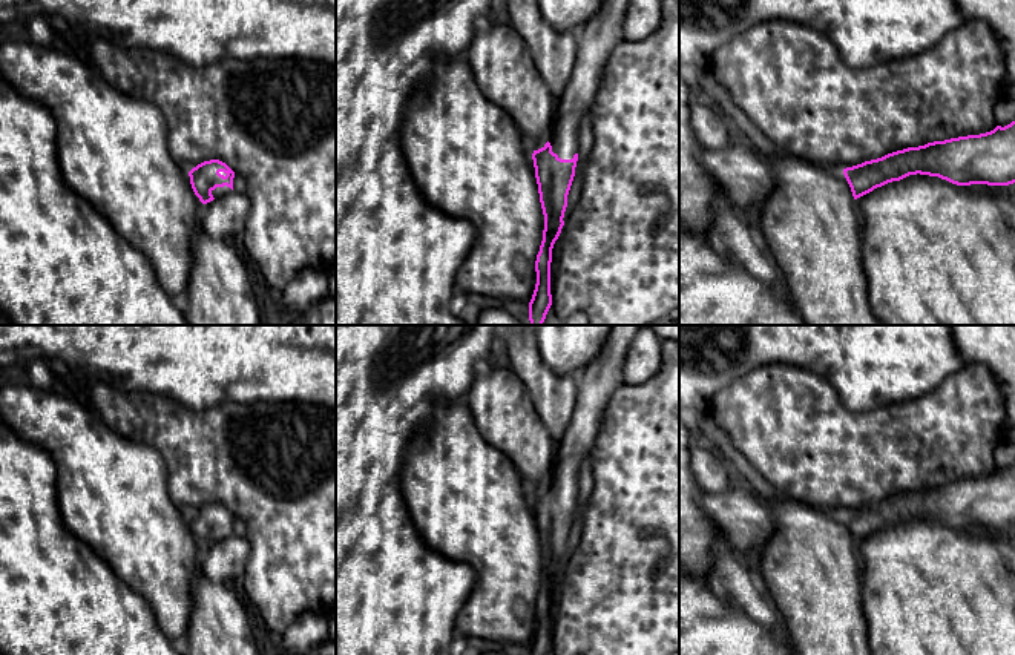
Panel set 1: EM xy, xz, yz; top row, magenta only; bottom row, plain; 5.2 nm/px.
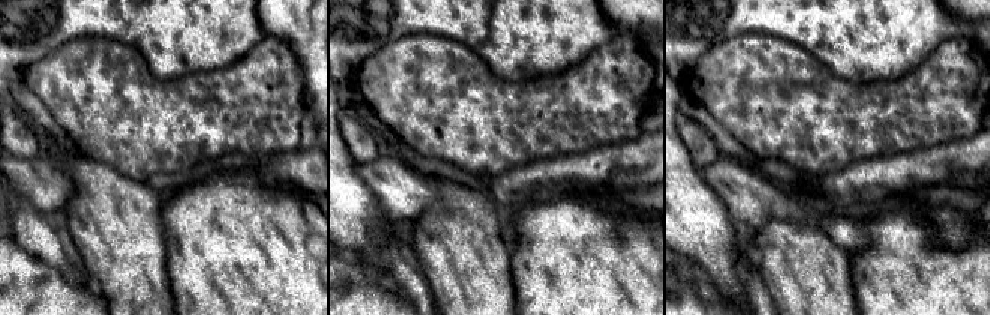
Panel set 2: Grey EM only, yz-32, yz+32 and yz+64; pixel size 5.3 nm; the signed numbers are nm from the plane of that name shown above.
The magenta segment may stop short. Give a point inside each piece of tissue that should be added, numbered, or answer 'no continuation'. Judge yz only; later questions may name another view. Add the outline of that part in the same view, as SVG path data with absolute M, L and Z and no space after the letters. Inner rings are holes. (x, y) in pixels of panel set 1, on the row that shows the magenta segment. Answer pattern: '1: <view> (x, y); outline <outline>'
no continuation

